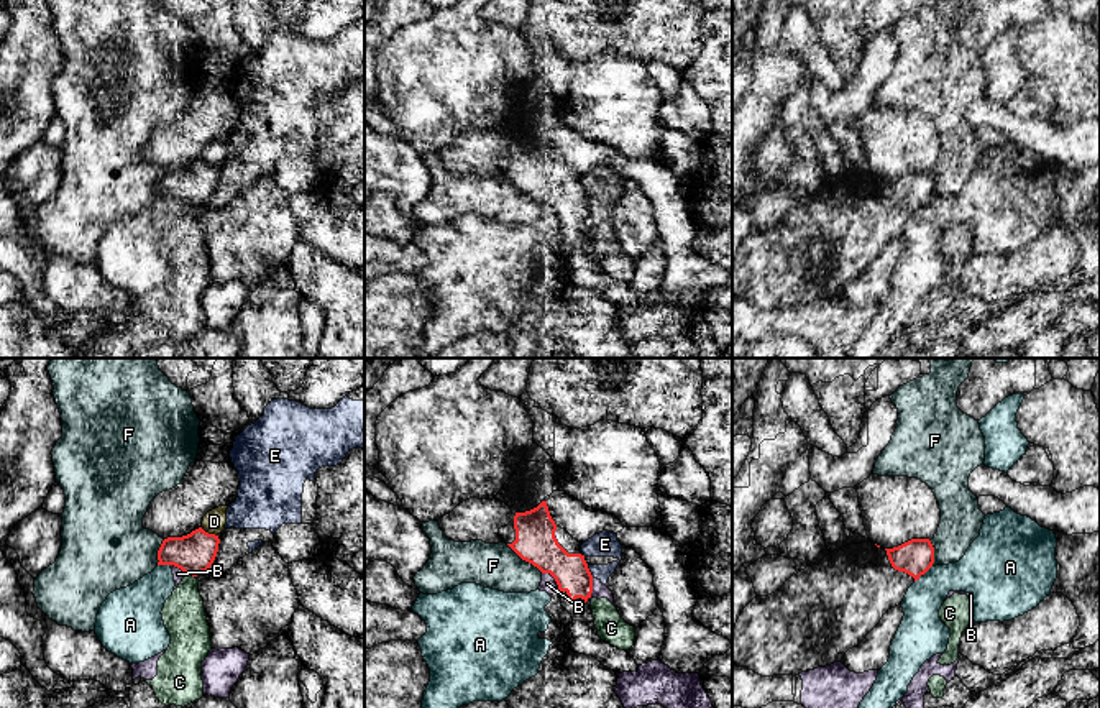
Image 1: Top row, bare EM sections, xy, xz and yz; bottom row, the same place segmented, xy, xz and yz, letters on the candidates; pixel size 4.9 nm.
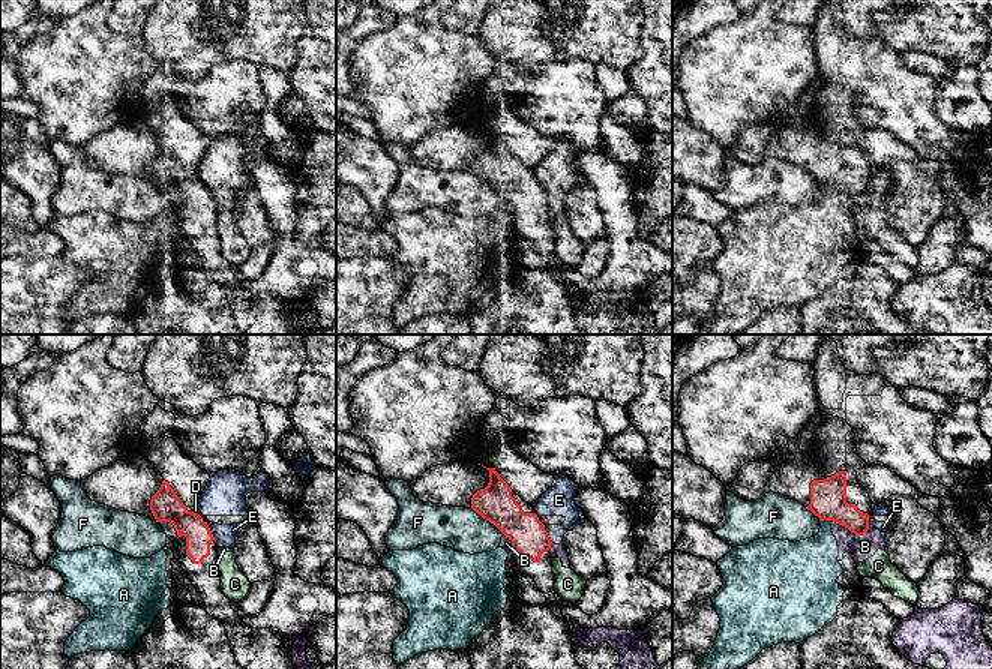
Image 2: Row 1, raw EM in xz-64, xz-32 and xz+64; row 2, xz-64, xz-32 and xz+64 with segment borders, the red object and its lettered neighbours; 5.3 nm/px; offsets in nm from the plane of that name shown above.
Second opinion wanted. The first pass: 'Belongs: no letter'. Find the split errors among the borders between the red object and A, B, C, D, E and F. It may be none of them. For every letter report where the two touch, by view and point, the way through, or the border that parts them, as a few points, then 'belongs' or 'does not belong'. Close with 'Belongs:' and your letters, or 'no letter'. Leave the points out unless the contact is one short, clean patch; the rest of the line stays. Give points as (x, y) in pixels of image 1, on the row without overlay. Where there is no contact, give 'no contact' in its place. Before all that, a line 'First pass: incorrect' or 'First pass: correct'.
First pass: correct
A: contact yz (923, 206); does not belong
B: contact xz (554, 209); does not belong
C: contact xy (191, 206); does not belong
D: contact xy (207, 165); border xy (201, 160), (217, 168); does not belong
E: contact xz (588, 202); border xz (586, 197), (593, 207); does not belong
F: contact xz (524, 191); does not belong
Belongs: no letter

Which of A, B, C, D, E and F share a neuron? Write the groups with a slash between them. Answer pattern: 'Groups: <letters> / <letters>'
Groups: A / B / C D E / F

